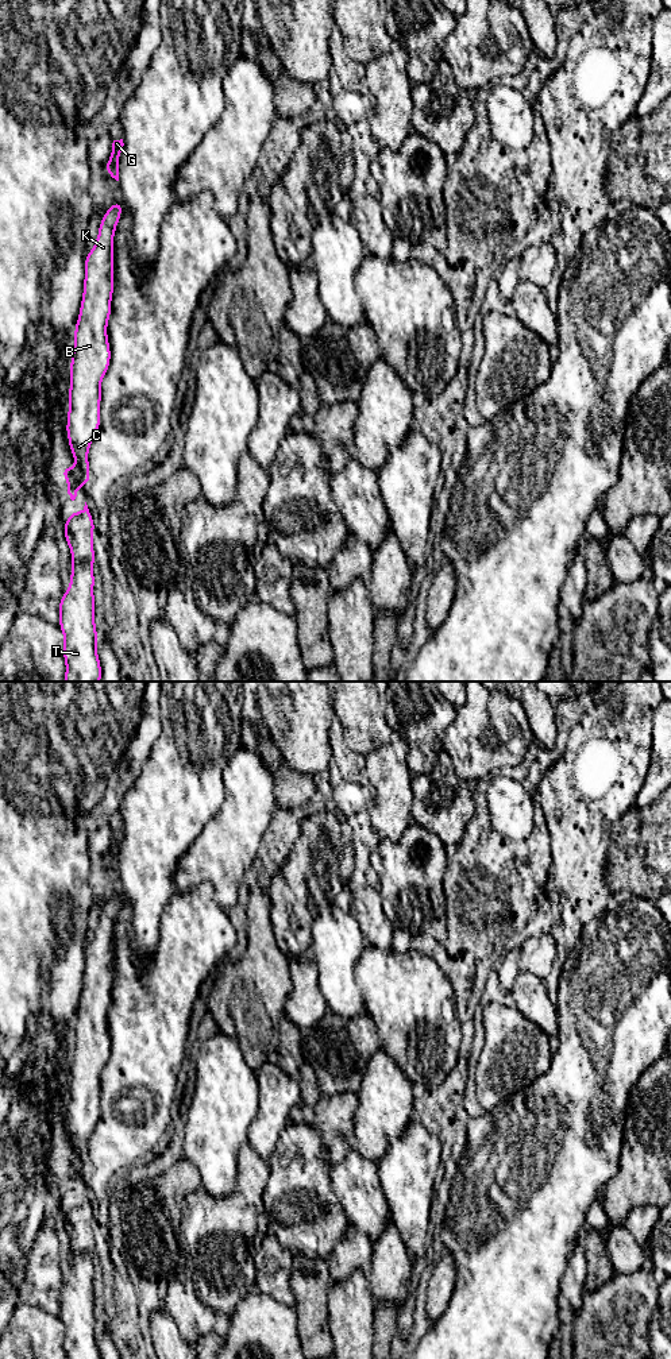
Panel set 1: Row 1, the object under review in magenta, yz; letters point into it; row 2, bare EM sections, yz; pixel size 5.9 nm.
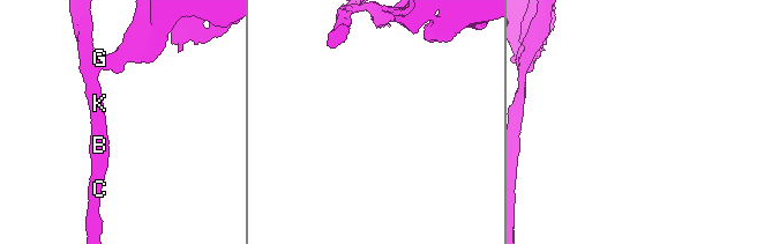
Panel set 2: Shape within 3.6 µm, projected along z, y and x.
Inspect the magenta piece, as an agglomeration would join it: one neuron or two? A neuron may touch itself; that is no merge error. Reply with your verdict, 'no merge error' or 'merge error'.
merge error

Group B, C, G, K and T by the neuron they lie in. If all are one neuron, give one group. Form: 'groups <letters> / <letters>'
groups B C K T / G

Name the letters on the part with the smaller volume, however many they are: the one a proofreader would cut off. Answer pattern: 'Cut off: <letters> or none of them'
Cut off: G

